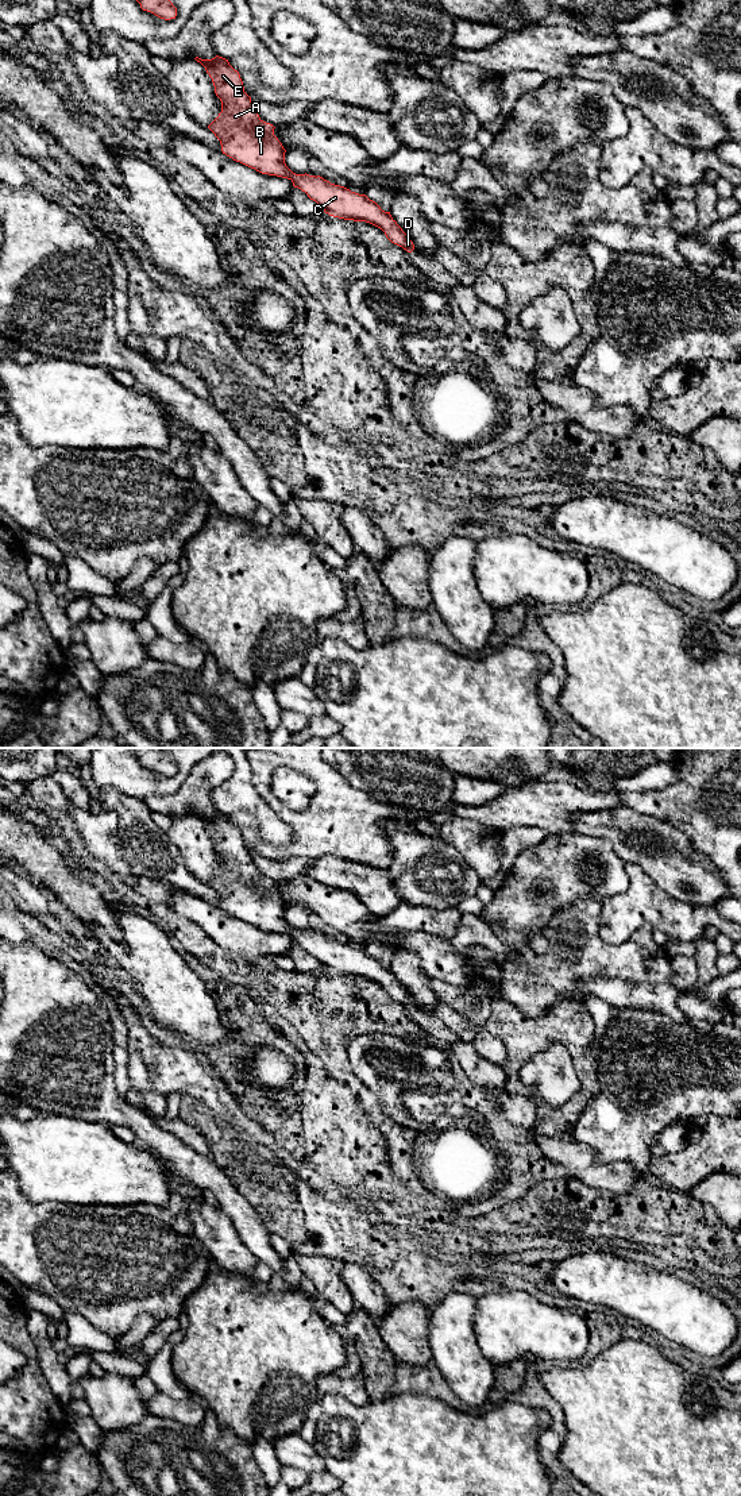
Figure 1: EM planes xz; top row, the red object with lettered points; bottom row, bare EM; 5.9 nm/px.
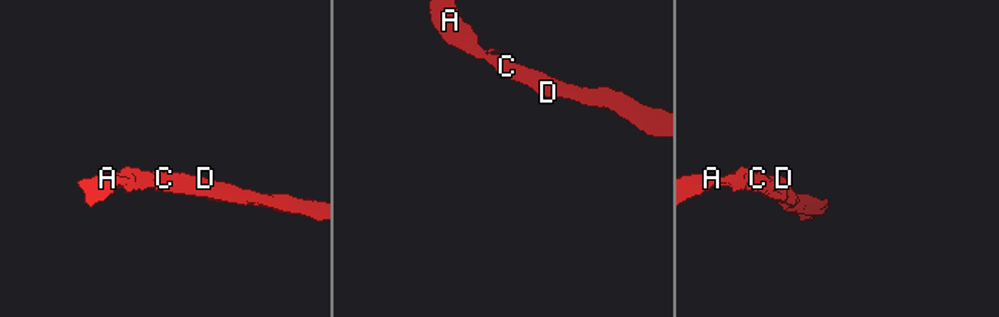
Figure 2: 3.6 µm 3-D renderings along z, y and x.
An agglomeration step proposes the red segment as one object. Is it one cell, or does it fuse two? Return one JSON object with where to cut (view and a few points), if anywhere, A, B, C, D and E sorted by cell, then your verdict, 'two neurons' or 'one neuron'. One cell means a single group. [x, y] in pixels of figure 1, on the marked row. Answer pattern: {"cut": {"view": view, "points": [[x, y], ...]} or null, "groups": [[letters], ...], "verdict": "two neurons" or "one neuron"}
{"cut": null, "groups": [["A", "B", "C", "D", "E"]], "verdict": "one neuron"}

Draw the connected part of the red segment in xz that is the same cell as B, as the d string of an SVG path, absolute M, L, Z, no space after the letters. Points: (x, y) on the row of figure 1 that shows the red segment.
M216 55L212 59L194 58L212 78L215 93L221 101L221 112L208 126L220 140L221 151L262 174L287 178L333 217L366 221L381 228L386 238L412 252L413 242L381 207L366 194L331 184L320 176L296 174L285 163L282 143L274 135L274 126L263 122L244 92L243 81L228 59Z

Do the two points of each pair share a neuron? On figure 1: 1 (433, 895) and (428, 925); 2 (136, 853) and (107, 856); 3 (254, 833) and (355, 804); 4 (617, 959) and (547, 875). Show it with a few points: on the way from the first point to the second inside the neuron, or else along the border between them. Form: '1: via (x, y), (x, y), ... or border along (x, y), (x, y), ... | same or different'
1: border along (404, 901), (412, 905), (437, 909), (456, 907) | different
2: border along (116, 824), (120, 853), (138, 878) | different
3: via (276, 851), (300, 847), (321, 829), (330, 826) | same
4: border along (602, 901), (578, 897), (547, 922) | different

